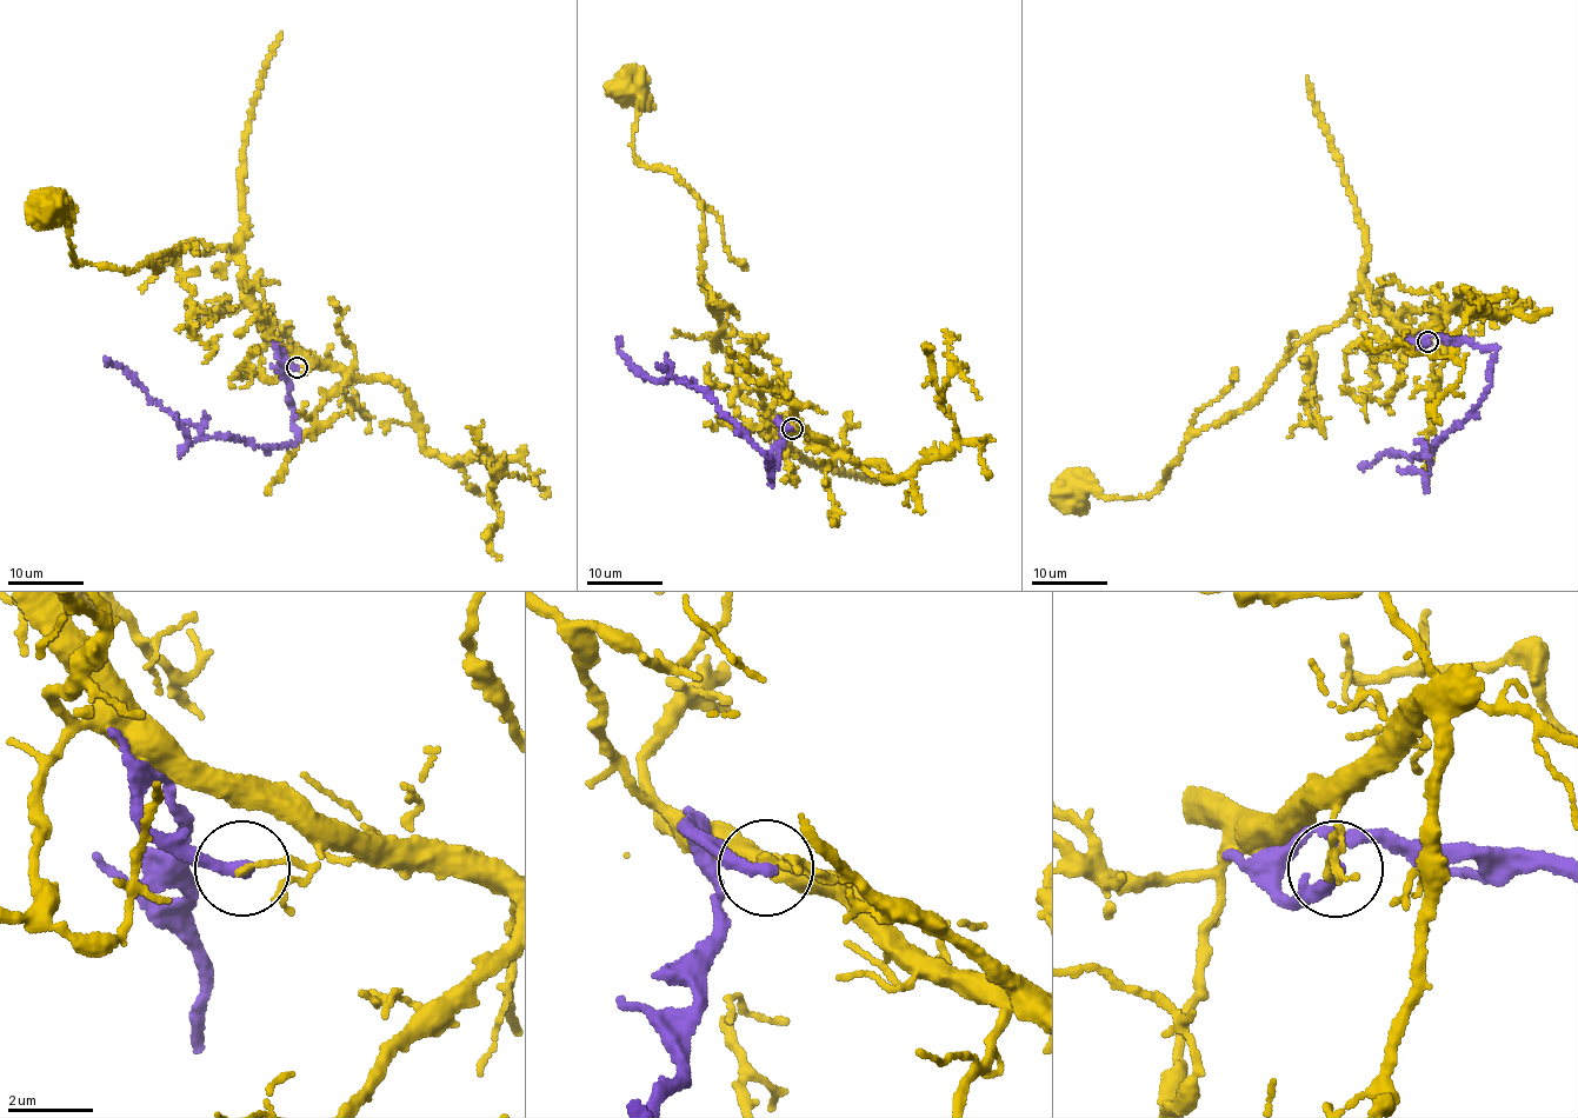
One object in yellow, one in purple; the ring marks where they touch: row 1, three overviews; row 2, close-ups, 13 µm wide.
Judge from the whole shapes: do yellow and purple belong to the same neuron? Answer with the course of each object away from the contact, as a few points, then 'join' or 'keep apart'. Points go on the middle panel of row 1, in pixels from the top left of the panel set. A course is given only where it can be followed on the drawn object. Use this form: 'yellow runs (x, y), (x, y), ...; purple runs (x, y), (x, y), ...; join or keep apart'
yellow runs (793, 428), (805, 432), (744, 396), (705, 291), (701, 205), (634, 154), (640, 94), (628, 85); purple runs (791, 428), (779, 424), (784, 443), (773, 483), (767, 458), (713, 401), (686, 380), (636, 368), (617, 338); keep apart

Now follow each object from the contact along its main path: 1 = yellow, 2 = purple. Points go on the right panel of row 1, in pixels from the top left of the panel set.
1: (1427, 340), (1358, 290), (1349, 313), (1296, 345), (1245, 408), (1193, 432), (1156, 490), (1070, 494)
2: (1427, 340), (1423, 346), (1418, 341), (1438, 334), (1495, 348), (1490, 383), (1427, 457), (1385, 452), (1360, 470)

